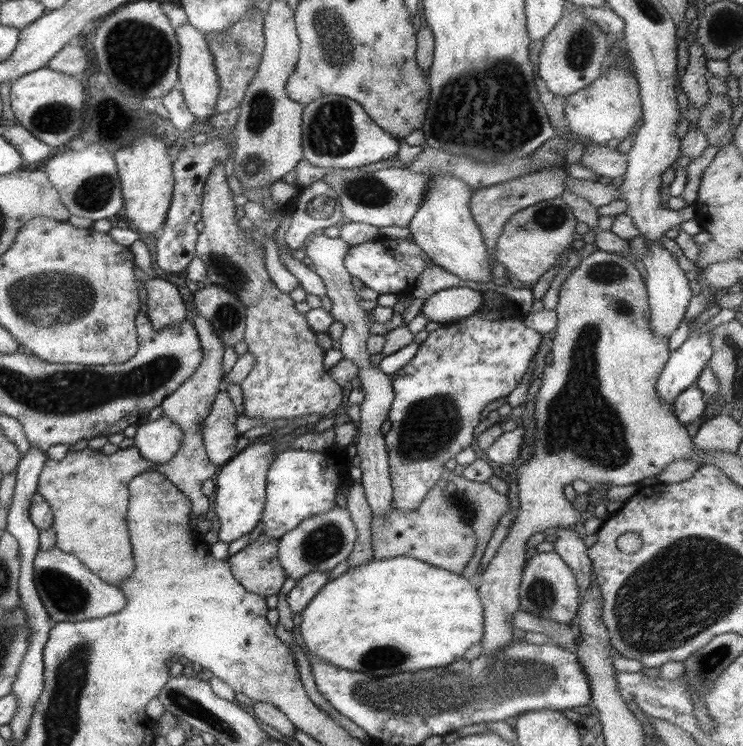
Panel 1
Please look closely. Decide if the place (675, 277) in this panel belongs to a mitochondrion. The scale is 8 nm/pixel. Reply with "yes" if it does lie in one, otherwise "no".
no

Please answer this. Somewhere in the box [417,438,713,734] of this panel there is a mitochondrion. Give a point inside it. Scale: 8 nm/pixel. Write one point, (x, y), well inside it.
(508, 678)

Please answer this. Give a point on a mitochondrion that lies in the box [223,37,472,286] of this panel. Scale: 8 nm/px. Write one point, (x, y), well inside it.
(330, 131)

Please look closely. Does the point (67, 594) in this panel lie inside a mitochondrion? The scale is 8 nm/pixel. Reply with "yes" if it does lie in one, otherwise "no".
yes

